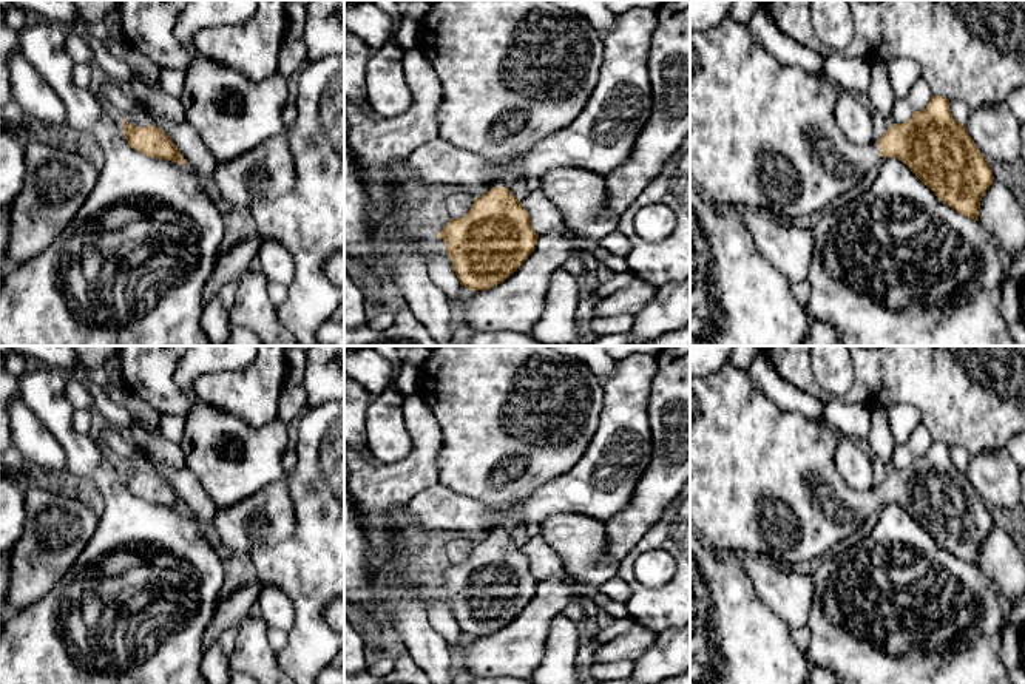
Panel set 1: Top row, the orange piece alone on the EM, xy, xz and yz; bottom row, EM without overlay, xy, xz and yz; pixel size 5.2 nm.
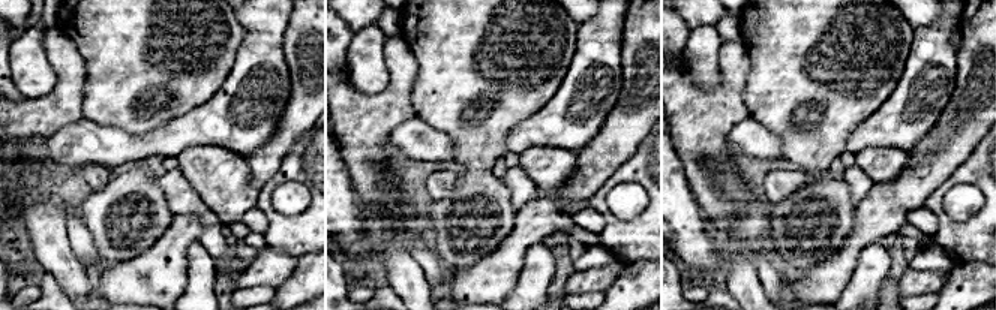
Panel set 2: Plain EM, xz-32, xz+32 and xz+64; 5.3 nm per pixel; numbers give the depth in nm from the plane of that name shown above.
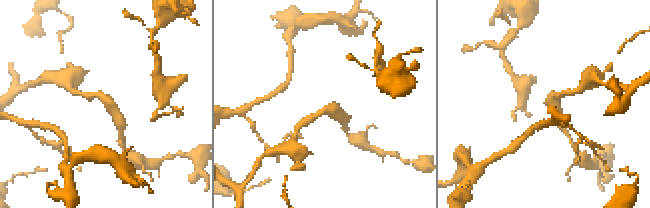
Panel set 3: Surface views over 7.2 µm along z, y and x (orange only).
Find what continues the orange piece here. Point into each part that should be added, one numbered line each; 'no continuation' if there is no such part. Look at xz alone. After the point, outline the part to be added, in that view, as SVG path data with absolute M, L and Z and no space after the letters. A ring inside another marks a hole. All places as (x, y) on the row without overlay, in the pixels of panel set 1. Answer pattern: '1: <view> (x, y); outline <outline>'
1: xz (513, 417); outline M432 346L431 357L418 369L418 395L431 408L441 426L441 446L437 457L440 483L457 494L465 494L483 502L499 516L497 530L492 533L506 533L509 527L519 525L519 519L508 514L508 510L543 483L570 471L587 451L599 425L604 408L604 389L600 380L591 369L579 360L563 357L551 346Z

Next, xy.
no continuation

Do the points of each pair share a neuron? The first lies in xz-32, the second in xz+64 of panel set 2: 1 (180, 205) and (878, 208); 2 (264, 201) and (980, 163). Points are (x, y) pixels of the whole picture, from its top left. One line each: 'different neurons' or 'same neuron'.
1: different neurons
2: same neuron

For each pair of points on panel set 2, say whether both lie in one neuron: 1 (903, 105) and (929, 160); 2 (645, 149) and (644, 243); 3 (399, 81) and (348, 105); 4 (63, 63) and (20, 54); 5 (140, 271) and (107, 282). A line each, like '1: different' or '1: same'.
1: different
2: same
3: same
4: different
5: same

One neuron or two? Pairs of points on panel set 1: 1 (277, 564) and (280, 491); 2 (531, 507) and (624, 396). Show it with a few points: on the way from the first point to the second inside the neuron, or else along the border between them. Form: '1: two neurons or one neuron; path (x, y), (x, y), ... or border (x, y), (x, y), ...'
1: two neurons; border (295, 510), (295, 530), (287, 538), (249, 553)
2: one neuron; path (564, 491), (599, 456), (599, 451), (621, 428)

